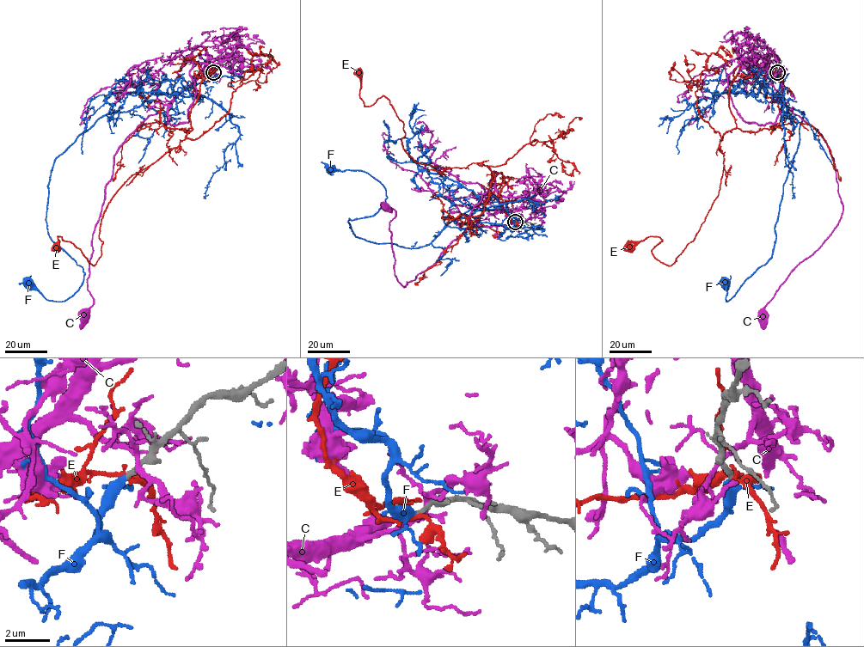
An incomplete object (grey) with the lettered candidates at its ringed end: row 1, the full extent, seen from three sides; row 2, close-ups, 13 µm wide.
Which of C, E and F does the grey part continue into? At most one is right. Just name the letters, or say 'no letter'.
F

